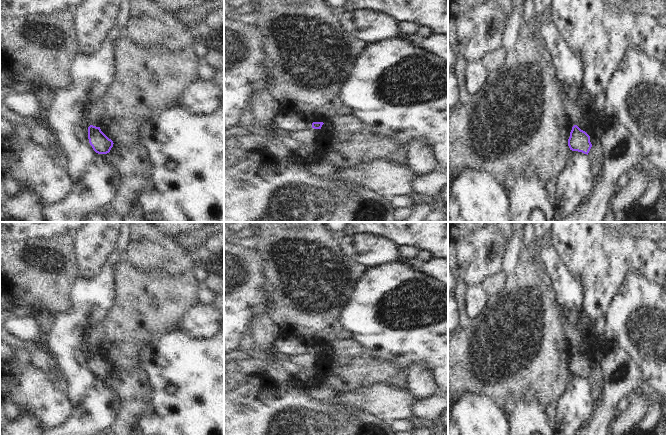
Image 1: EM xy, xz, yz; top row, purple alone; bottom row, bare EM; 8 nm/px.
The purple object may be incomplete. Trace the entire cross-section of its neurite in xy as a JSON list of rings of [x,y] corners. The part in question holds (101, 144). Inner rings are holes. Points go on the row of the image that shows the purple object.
[[[101,99],[93,101],[89,110],[91,125],[88,127],[88,139],[93,150],[98,154],[109,153],[114,144],[100,129],[104,114],[104,102]]]

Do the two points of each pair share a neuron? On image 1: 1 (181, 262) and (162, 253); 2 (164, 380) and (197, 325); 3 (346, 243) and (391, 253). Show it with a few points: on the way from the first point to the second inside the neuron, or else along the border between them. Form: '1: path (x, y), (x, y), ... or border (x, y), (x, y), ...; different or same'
1: path (176, 261), (167, 255); same
2: border (182, 326), (195, 338), (213, 337); different
3: path (357, 246), (380, 251); same

